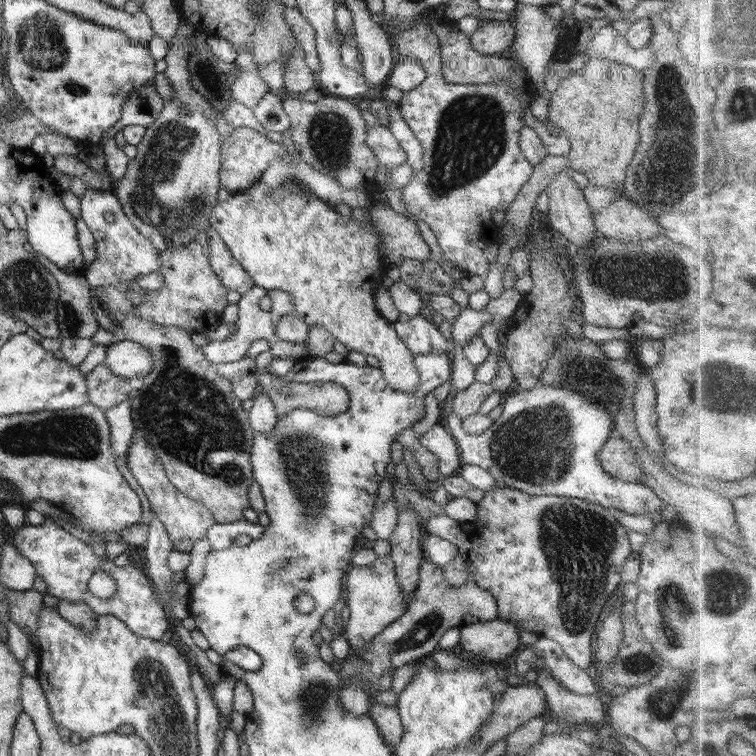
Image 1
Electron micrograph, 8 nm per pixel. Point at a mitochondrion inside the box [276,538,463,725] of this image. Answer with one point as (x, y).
(422, 631)

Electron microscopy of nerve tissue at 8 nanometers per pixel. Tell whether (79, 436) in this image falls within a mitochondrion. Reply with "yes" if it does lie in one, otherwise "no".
yes

